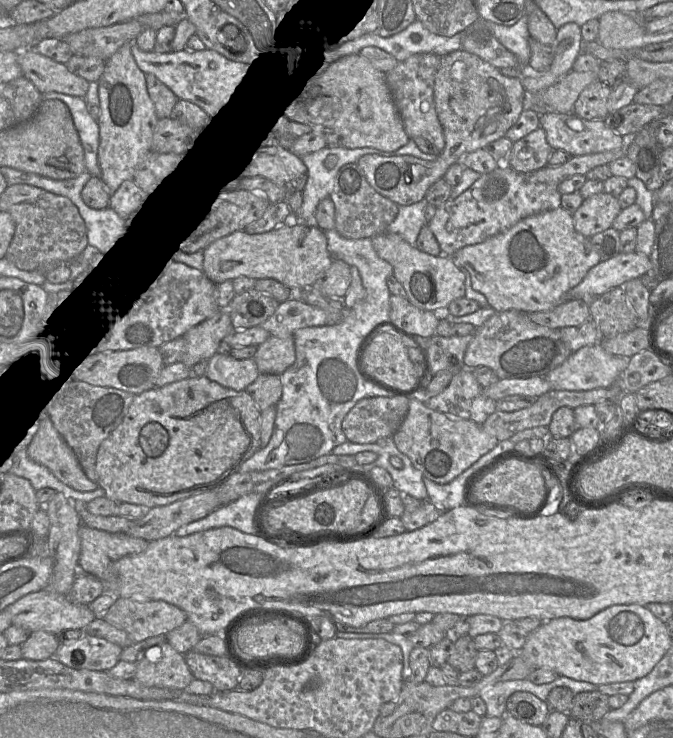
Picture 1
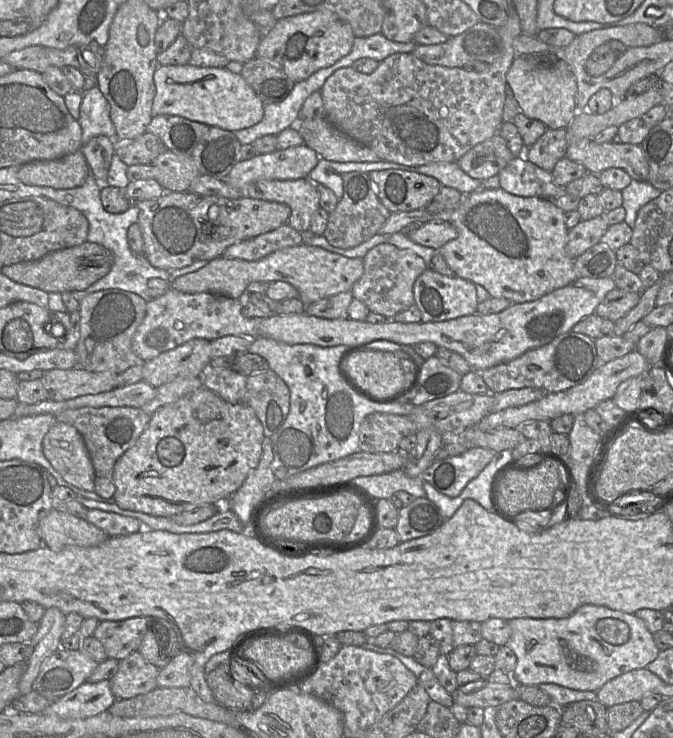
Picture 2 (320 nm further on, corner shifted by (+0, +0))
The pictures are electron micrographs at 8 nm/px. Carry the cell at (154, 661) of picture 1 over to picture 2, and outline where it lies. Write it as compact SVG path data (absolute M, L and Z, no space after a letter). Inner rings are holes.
M139 651L120 660L118 671L110 679L116 700L133 698L156 689L159 671L160 668L147 661Z

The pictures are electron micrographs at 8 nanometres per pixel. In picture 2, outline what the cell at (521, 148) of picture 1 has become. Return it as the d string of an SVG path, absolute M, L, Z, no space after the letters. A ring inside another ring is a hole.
M547 128L532 146L525 149L523 156L543 170L551 172L556 163L565 157L567 146L567 128Z

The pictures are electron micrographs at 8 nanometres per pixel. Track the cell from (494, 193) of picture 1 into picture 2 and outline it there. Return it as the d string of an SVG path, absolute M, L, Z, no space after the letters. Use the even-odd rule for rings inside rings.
M448 219L430 221L406 233L413 242L437 251L458 236L457 229Z

